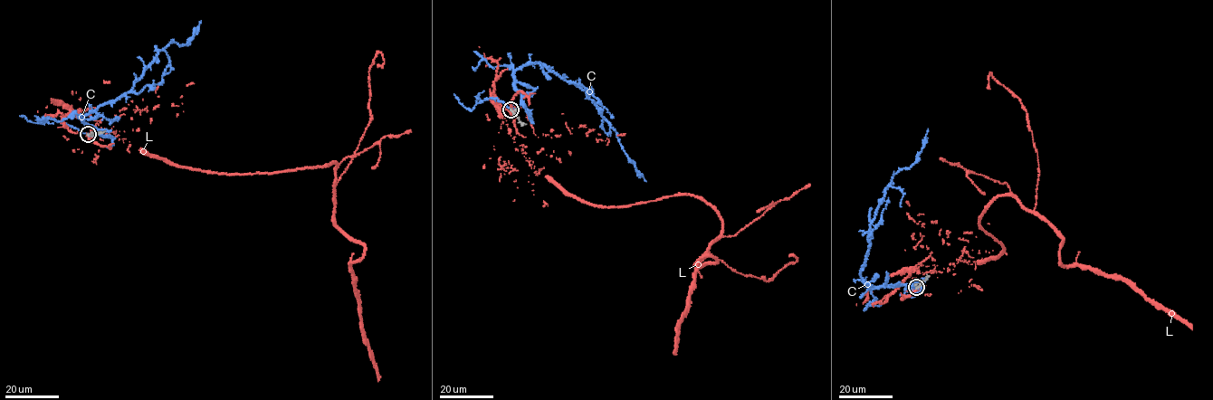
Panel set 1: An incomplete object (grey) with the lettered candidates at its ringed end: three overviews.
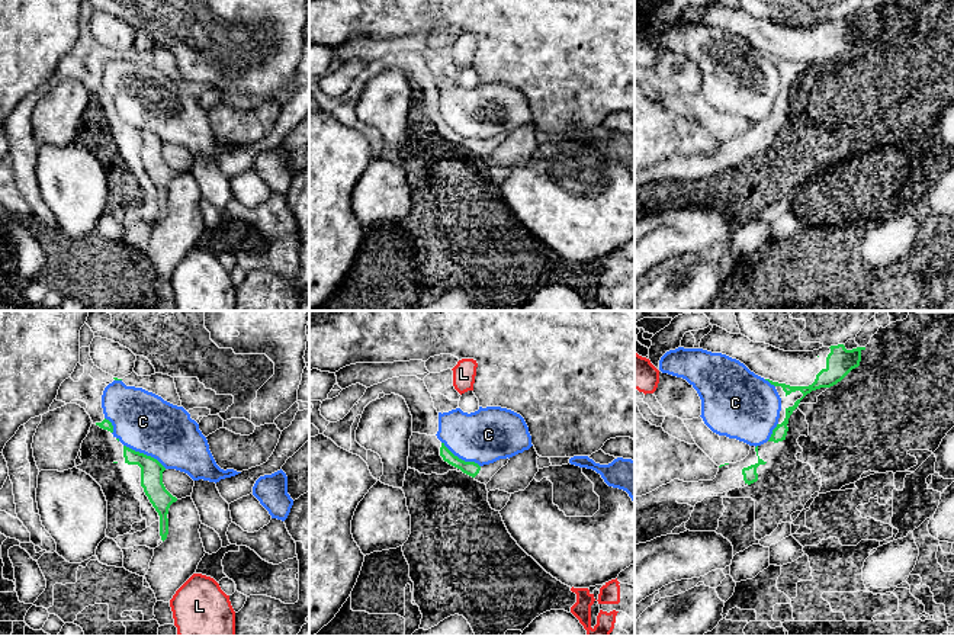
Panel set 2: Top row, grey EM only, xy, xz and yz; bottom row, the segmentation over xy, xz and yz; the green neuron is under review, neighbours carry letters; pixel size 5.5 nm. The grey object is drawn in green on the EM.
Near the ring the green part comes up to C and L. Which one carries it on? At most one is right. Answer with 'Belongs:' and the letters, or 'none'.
Belongs: none

